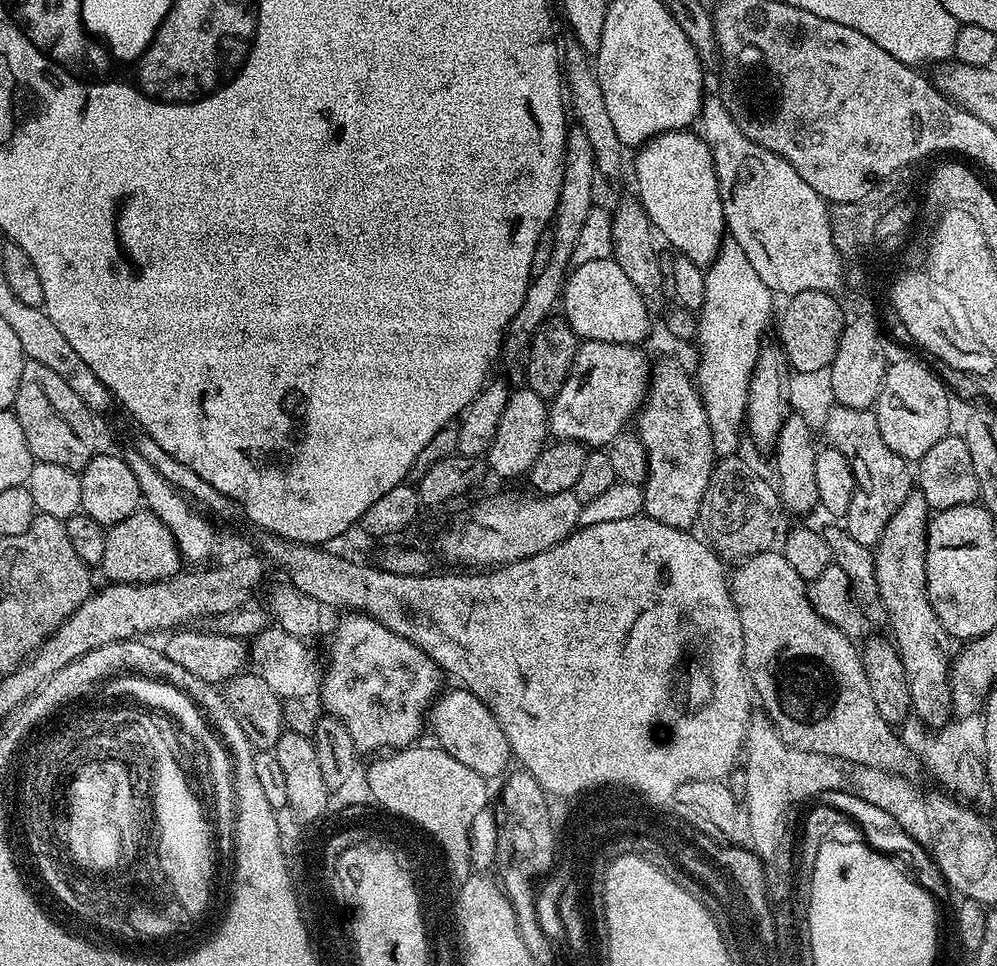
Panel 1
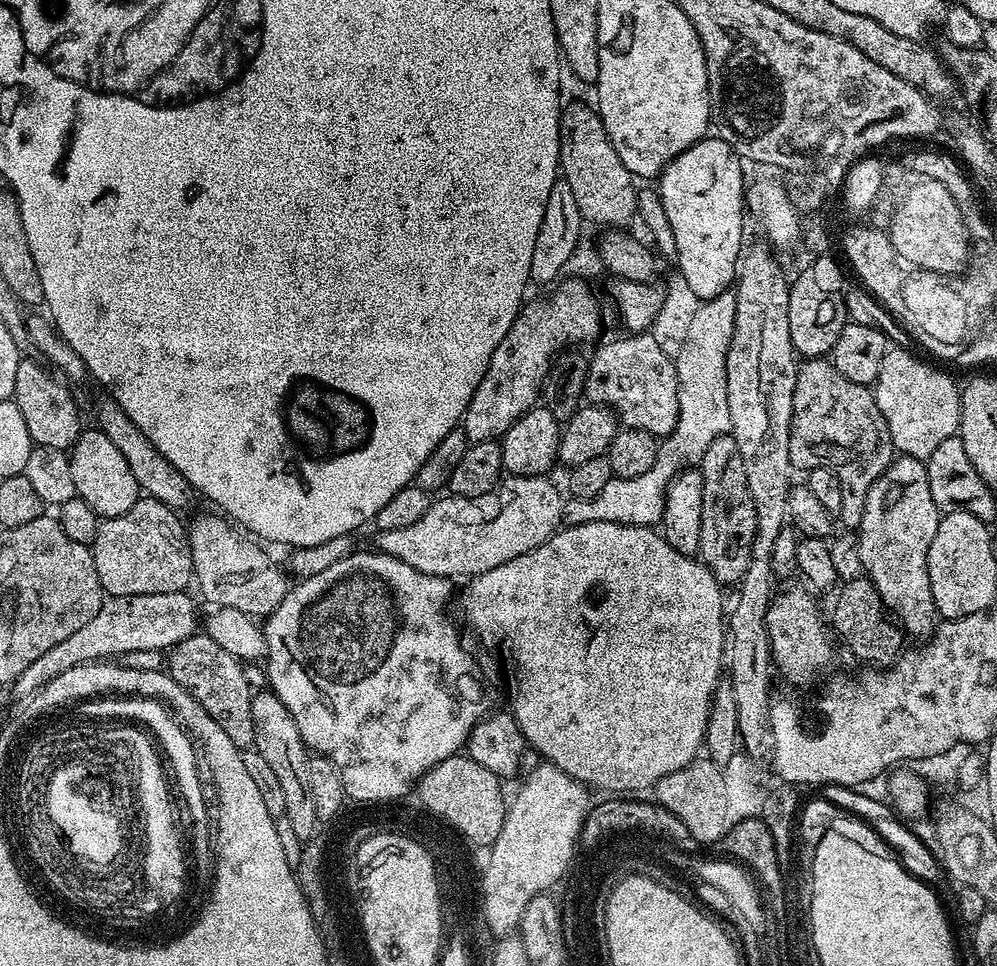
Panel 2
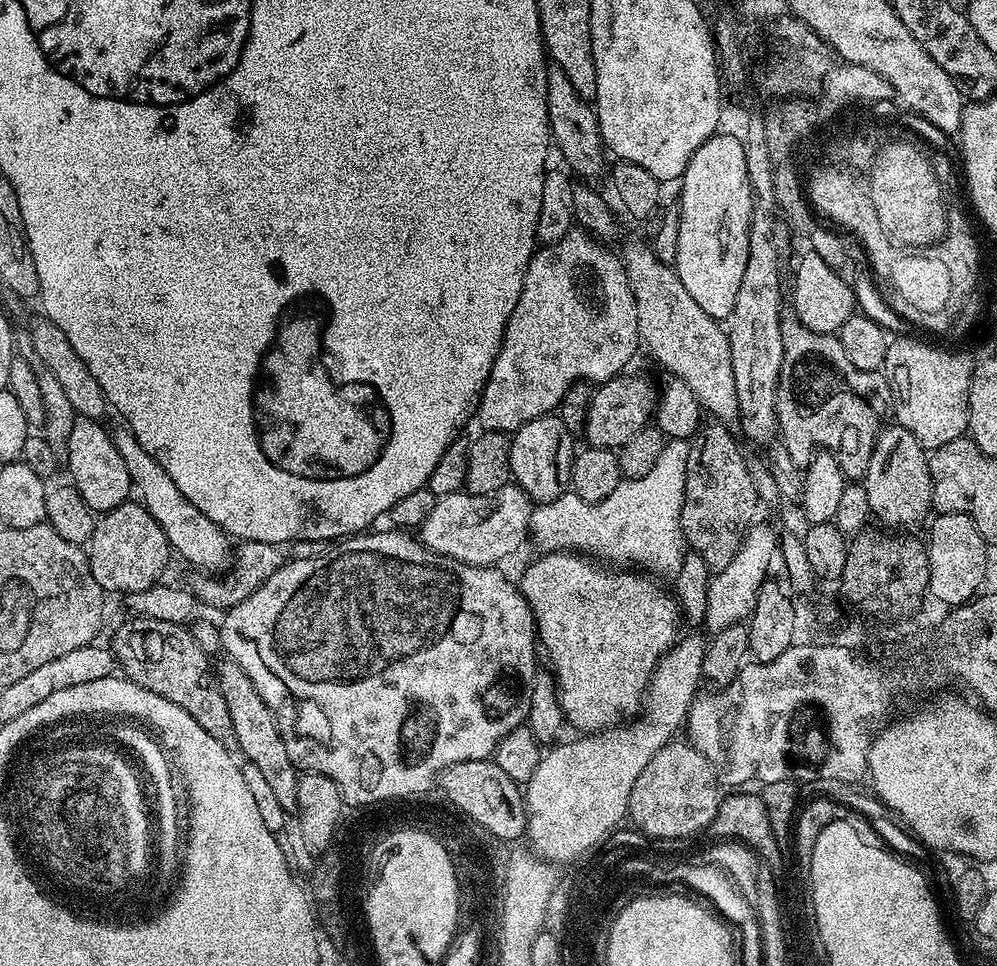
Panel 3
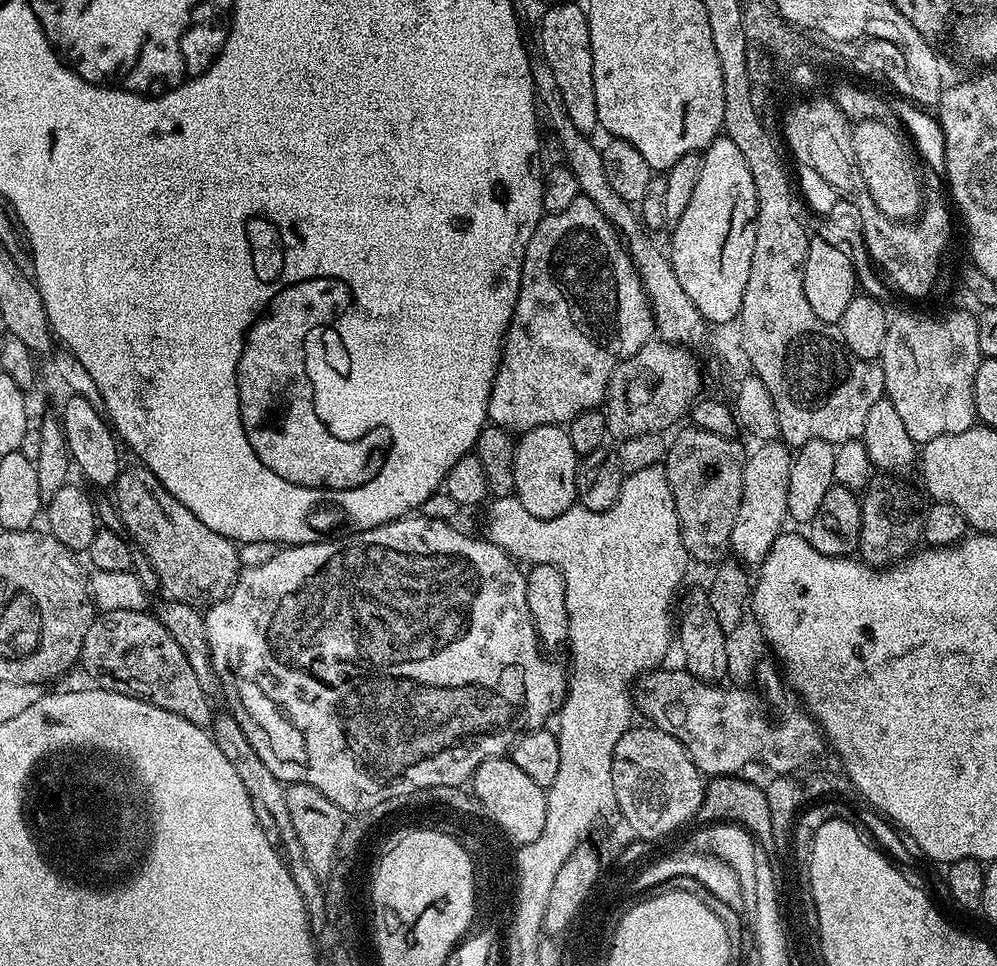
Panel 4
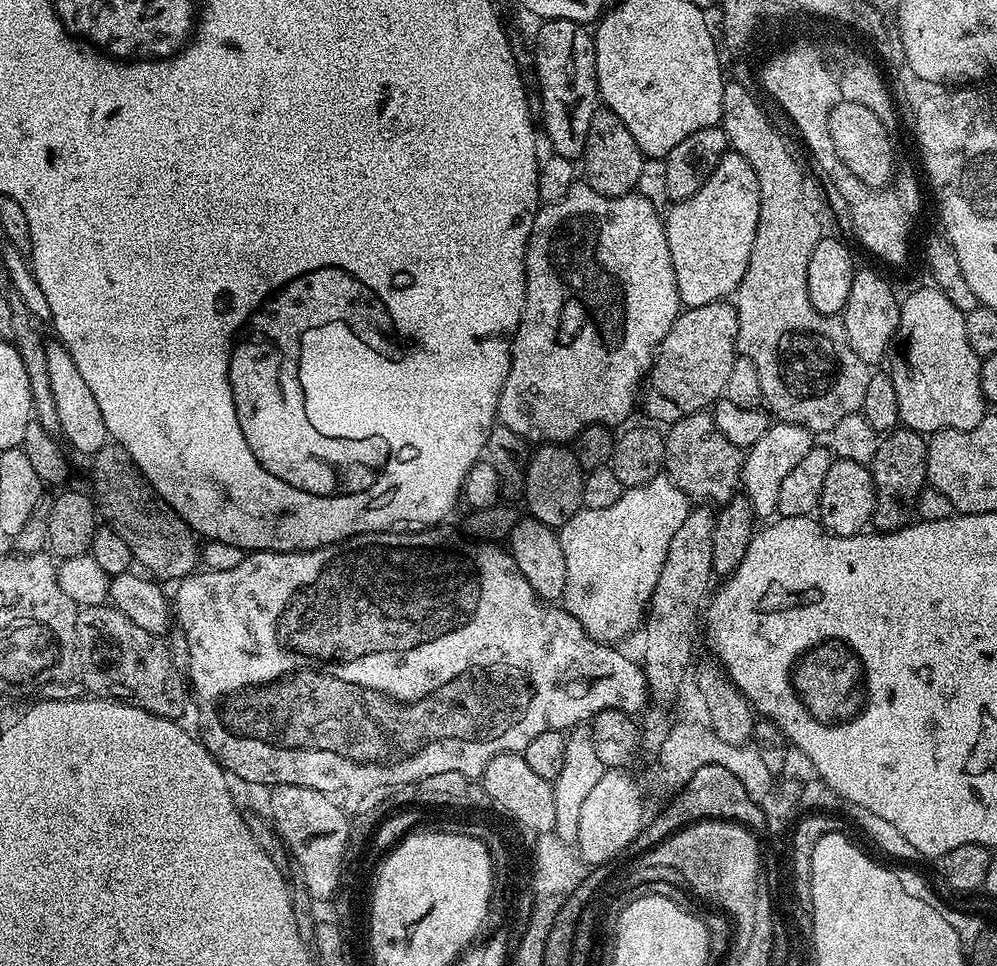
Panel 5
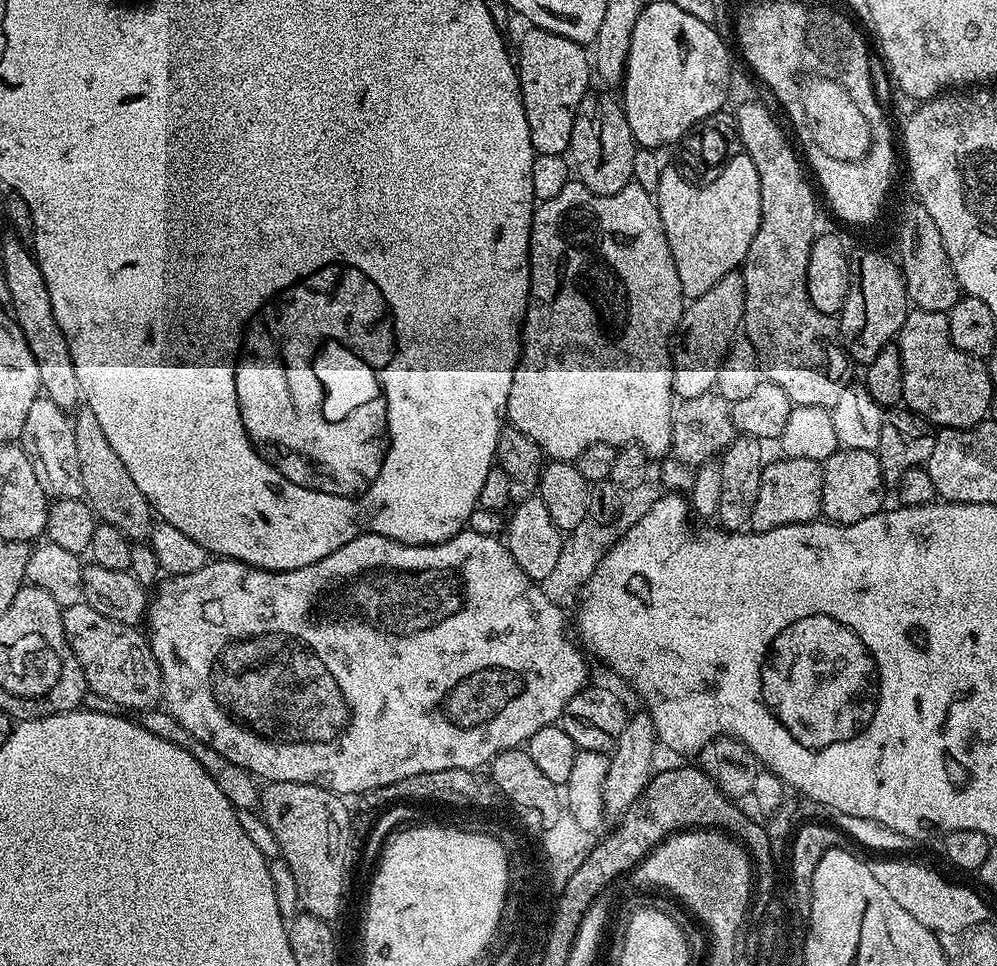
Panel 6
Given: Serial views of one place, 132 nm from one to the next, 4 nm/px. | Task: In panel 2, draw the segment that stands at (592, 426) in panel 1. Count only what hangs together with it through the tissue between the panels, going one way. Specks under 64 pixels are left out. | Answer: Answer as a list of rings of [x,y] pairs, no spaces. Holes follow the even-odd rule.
[[[624,334],[621,340],[612,340],[604,344],[596,353],[591,353],[588,361],[588,377],[584,387],[587,399],[591,403],[607,406],[616,413],[619,423],[625,428],[646,430],[650,435],[663,438],[672,435],[680,417],[678,400],[678,374],[674,362],[666,351],[655,341],[651,334]]]

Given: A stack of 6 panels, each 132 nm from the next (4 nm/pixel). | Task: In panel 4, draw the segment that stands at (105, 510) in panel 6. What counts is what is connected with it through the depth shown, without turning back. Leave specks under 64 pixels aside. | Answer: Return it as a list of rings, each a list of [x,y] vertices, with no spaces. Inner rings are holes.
[[[125,467],[114,485],[115,508],[127,539],[144,551],[169,601],[195,606],[217,604],[232,589],[242,571],[236,541],[210,530],[206,522],[198,522],[198,518],[154,478],[151,470],[135,467]]]

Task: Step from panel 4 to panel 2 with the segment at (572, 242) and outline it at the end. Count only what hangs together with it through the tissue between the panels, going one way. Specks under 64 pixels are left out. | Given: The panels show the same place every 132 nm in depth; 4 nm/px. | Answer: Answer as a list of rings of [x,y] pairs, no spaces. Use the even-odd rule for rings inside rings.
[[[565,279],[552,300],[543,304],[536,300],[521,307],[506,338],[498,342],[498,350],[490,358],[490,366],[464,412],[462,427],[473,444],[499,441],[522,414],[537,407],[538,397],[548,378],[552,361],[573,346],[584,346],[600,332],[600,300],[588,289],[584,280]],[[565,283],[565,284],[564,284]],[[564,284],[564,285],[563,285]]]

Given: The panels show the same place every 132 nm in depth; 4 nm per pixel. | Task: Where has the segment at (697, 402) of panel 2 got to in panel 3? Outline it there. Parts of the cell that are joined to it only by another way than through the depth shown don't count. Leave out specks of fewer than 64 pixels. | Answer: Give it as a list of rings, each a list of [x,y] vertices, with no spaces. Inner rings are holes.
[[[668,440],[650,474],[633,480],[621,479],[614,494],[597,504],[578,498],[571,490],[548,504],[536,504],[529,520],[531,543],[536,543],[541,553],[578,552],[604,562],[613,560],[616,563],[613,565],[643,570],[660,578],[671,577],[686,555],[680,519],[691,449],[687,440]]]

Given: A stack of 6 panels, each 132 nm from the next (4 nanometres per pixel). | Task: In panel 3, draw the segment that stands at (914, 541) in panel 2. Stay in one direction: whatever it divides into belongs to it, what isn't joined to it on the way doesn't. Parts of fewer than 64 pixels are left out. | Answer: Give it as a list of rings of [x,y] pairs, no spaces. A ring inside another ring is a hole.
[[[895,422],[881,427],[862,483],[866,490],[866,498],[872,507],[873,517],[877,521],[880,519],[879,523],[885,529],[912,530],[915,524],[929,519],[928,512],[931,513],[933,507],[928,458],[929,453],[918,442],[918,438],[910,434],[910,430]]]

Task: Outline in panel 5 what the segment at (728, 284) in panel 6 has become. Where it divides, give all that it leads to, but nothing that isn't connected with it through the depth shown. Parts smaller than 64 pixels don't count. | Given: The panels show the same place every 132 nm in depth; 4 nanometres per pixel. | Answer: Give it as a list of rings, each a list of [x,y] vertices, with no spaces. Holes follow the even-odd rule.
[[[728,300],[710,302],[706,306],[684,308],[679,318],[670,326],[670,334],[662,338],[656,359],[648,369],[646,387],[642,392],[642,408],[652,420],[661,420],[664,426],[671,426],[684,416],[711,409],[716,401],[724,396],[724,387],[730,382],[730,370],[738,355],[736,339],[738,338],[738,314],[735,303]]]

